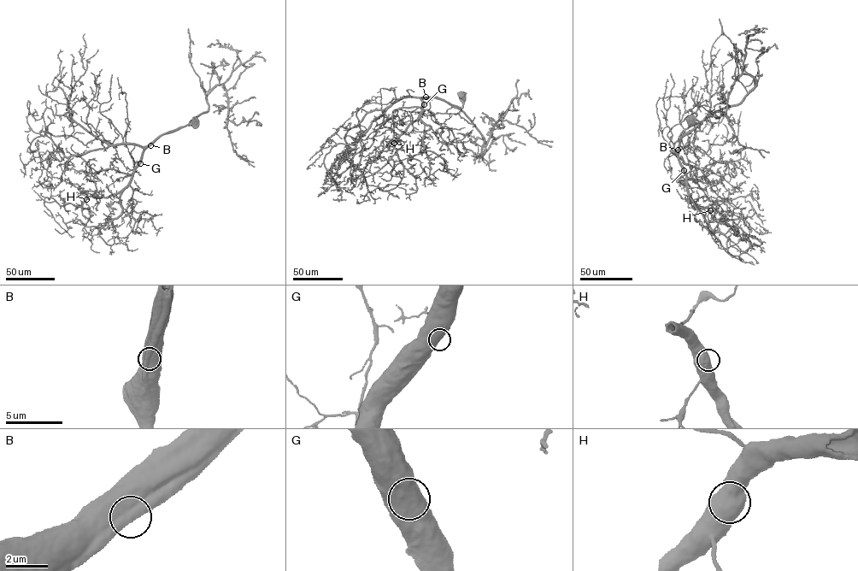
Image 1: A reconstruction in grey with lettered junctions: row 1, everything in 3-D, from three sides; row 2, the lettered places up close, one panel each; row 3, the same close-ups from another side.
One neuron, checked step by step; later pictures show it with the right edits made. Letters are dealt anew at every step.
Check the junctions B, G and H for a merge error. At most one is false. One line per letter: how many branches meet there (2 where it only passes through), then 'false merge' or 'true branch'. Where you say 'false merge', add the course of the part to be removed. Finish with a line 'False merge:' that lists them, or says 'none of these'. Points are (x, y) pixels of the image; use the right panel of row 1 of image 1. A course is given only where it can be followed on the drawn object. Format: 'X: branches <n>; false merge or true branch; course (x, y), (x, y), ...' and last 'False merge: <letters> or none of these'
B: branches 1; true branch
G: branches 1; true branch
H: branches 1; true branch
False merge: none of these

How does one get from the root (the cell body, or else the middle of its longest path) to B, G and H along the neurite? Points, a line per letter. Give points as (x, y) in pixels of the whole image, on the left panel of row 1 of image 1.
B: (196, 122), (163, 133), (150, 145)
G: (196, 122), (162, 133), (144, 150), (140, 163)
H: (196, 122), (163, 133), (152, 143), (144, 150), (129, 183), (120, 191), (107, 197), (86, 199)

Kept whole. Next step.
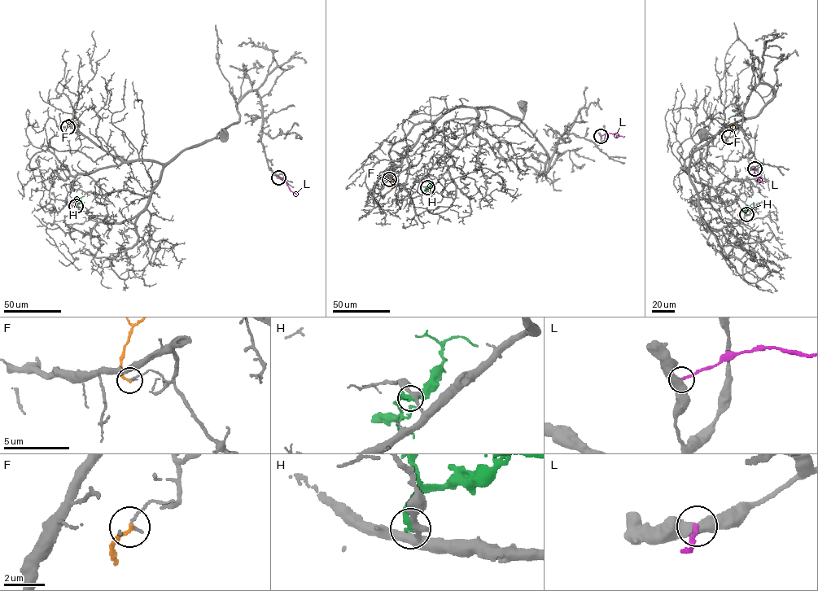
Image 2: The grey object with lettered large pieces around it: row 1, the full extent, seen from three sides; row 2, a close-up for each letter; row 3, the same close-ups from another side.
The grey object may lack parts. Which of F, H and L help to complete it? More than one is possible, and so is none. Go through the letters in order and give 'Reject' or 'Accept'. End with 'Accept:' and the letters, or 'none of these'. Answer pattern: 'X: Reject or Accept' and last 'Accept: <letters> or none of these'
F: Reject
H: Reject
L: Reject
Accept: none of these

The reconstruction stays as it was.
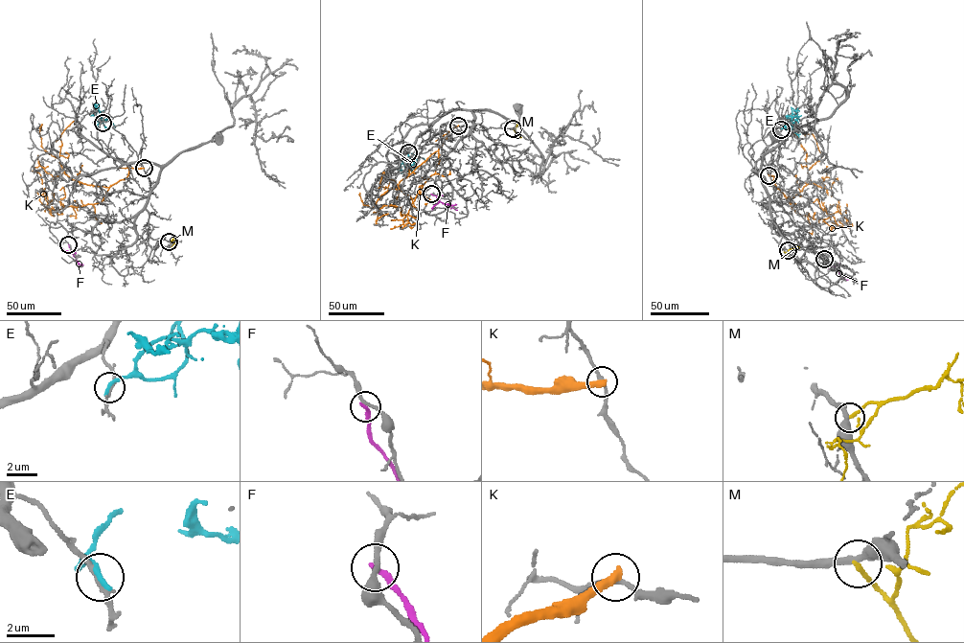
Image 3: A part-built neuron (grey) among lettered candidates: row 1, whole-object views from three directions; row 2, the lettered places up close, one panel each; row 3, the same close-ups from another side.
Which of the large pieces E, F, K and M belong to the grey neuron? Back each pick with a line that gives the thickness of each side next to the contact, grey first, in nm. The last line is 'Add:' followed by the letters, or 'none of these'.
Add: none of these

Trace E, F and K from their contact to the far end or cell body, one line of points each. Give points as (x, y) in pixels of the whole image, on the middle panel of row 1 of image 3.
E: (408, 153), (407, 159), (400, 161), (398, 167), (404, 171)
F: (431, 194), (457, 210)
K: (458, 126), (447, 133), (437, 150), (400, 181), (398, 190), (389, 188), (371, 208), (363, 205), (358, 195)

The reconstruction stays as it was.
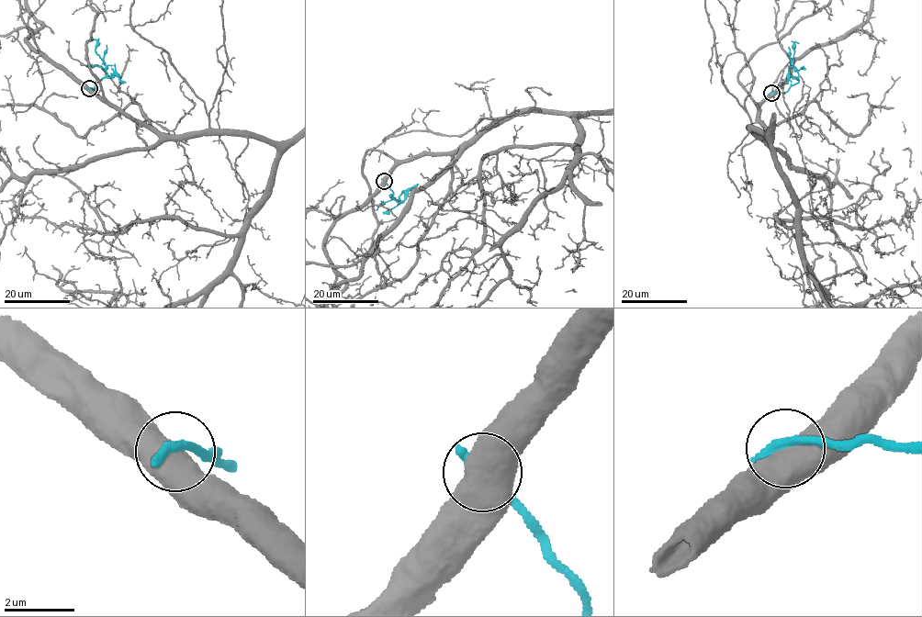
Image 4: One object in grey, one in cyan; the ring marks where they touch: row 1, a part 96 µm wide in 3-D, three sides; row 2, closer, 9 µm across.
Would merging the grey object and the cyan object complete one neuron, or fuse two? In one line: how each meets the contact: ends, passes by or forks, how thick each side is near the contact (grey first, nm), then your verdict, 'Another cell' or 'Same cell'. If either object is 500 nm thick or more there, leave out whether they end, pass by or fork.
Thickness 750 nm (grey) against 360 nm. Another cell

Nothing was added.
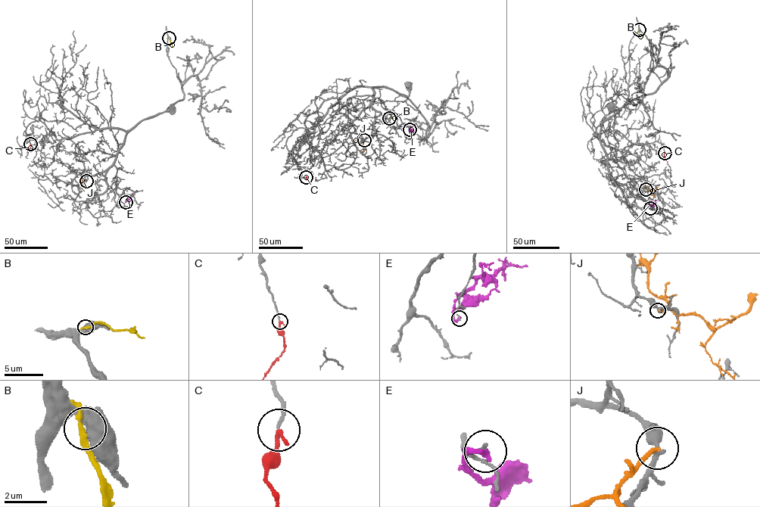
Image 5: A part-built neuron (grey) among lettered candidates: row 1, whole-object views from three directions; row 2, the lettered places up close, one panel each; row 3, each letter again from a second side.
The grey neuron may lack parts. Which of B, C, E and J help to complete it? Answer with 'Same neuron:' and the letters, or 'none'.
Same neuron: C

